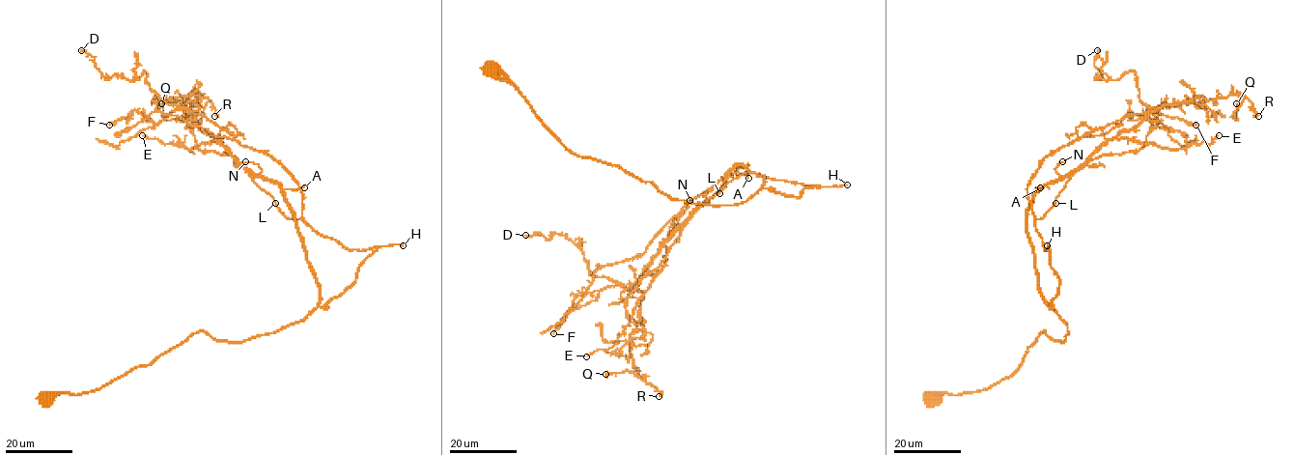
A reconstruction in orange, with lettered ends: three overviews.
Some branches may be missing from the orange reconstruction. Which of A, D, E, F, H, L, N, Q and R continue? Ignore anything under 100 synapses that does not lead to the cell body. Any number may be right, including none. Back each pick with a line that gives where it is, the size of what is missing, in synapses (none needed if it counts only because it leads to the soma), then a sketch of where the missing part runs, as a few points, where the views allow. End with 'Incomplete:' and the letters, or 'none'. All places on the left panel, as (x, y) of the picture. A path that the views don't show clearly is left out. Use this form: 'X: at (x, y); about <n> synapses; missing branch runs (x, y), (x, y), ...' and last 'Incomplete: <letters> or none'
H: at (403, 245); about 130 synapses
Incomplete: H

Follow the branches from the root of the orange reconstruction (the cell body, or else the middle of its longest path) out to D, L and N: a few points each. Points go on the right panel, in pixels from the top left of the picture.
D: (931, 399), (985, 390), (1043, 331), (1068, 334), (1026, 211), (1151, 110), (1134, 72), (1096, 77), (1097, 50)
L: (931, 399), (1009, 377), (1043, 331), (1065, 339), (1038, 288), (1026, 211), (1070, 176), (1055, 203)
N: (931, 399), (1009, 377), (1043, 331), (1065, 339), (1026, 230), (1062, 161)

